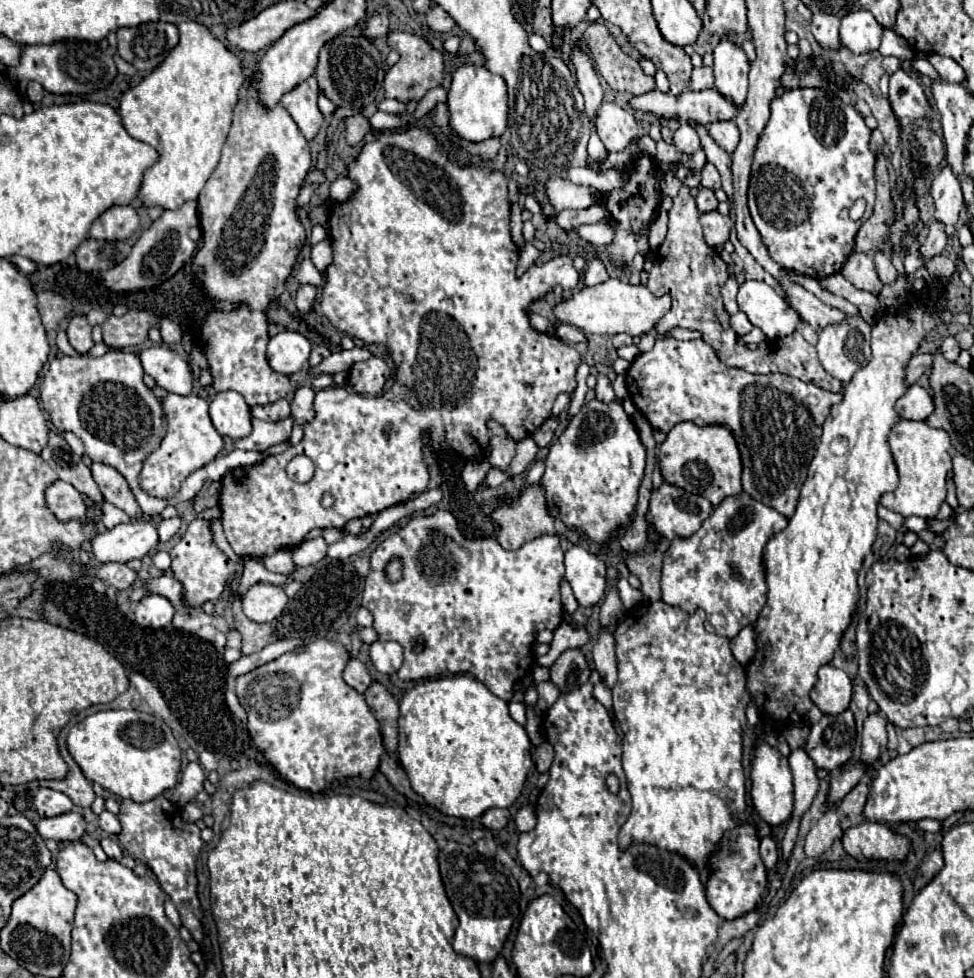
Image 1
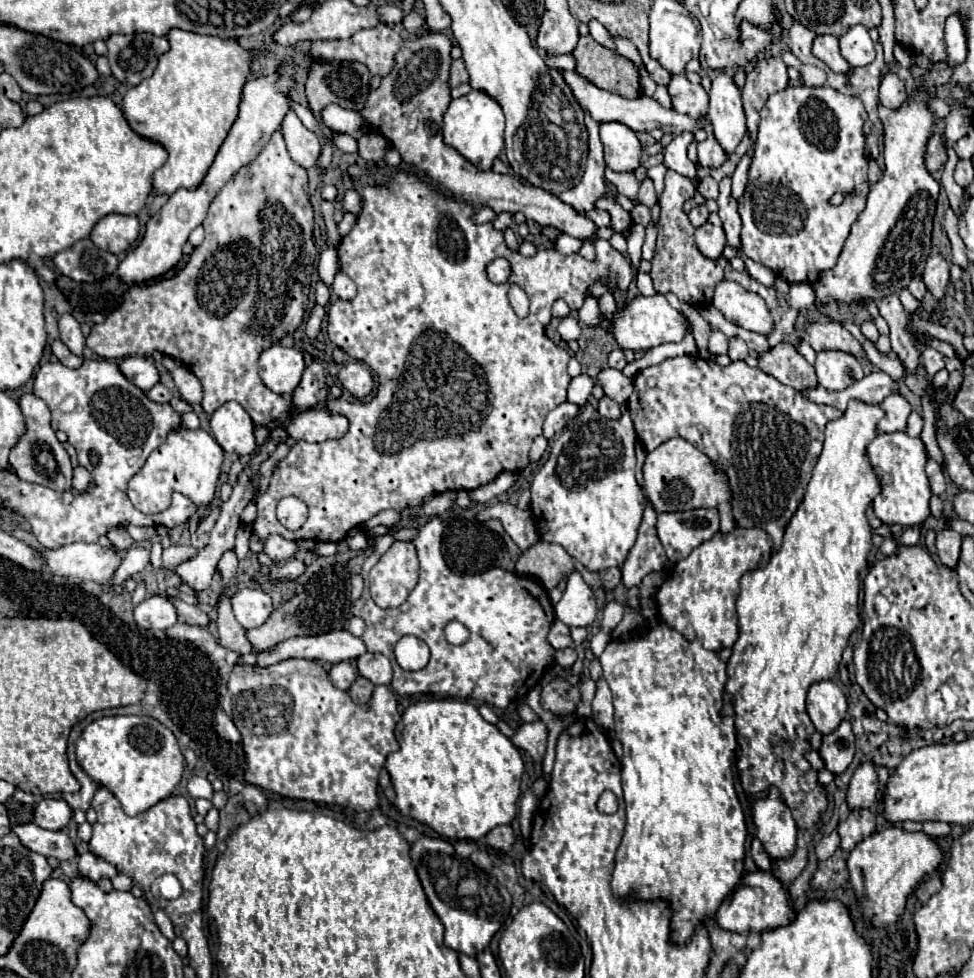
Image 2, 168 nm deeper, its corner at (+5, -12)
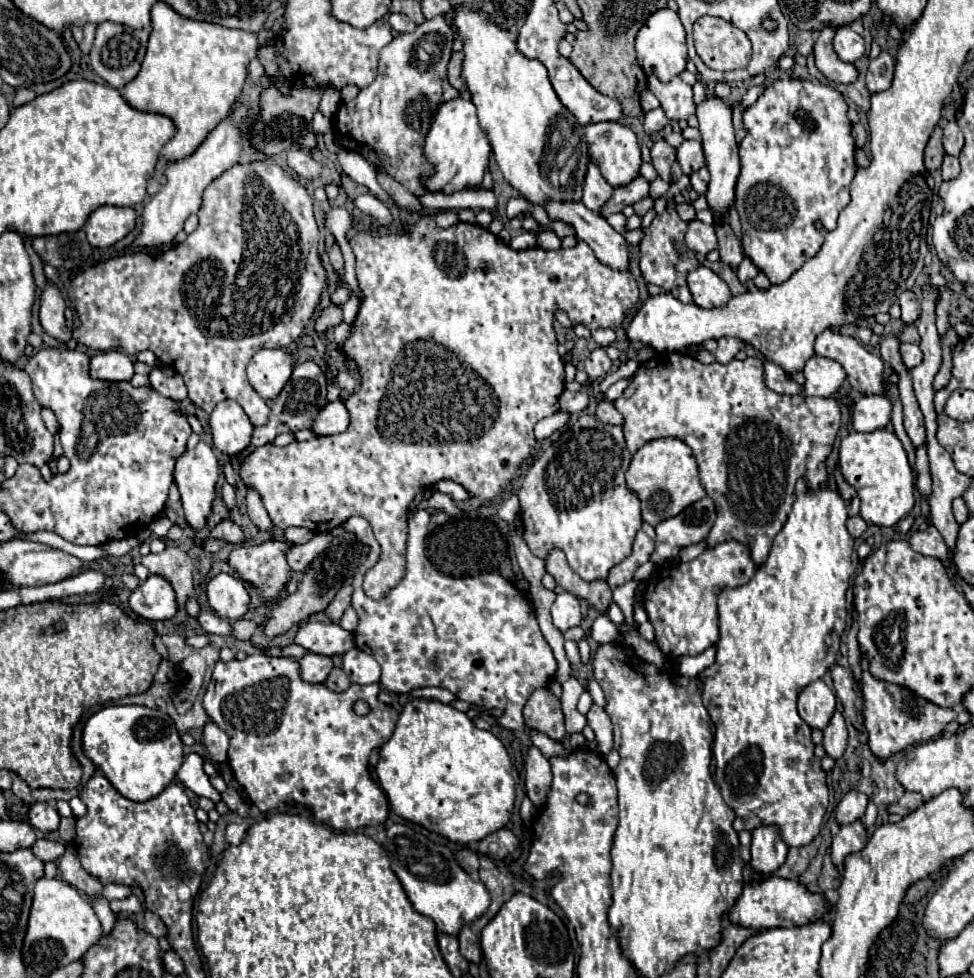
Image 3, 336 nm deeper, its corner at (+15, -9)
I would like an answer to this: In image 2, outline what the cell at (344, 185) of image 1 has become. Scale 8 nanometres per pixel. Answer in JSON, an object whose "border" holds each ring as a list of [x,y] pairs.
{"border":[[[348,189],[346,193],[344,193],[344,199],[342,199],[342,205],[344,205],[344,211],[348,211],[348,213],[352,213],[352,215],[358,215],[360,213],[360,197],[358,197],[358,193],[354,191],[354,189]]]}

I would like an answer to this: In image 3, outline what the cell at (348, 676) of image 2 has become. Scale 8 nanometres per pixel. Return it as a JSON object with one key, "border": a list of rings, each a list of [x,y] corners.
{"border":[[[306,654],[298,660],[300,664],[300,678],[304,682],[324,682],[328,678],[328,672],[334,668],[332,658],[320,656],[320,654]]]}

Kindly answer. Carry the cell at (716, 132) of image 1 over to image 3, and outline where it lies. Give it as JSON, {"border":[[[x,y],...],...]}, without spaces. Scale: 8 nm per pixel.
{"border":[[[684,140],[682,146],[676,150],[676,156],[678,156],[678,164],[686,176],[690,176],[692,172],[696,172],[698,168],[702,168],[706,164],[700,142]]]}

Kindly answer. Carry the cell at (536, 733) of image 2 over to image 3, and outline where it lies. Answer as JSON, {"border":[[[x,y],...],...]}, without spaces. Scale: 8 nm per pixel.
{"border":[[[532,746],[526,758],[526,794],[530,796],[536,808],[546,804],[550,786],[552,786],[550,762],[542,756],[542,752],[536,746]]]}

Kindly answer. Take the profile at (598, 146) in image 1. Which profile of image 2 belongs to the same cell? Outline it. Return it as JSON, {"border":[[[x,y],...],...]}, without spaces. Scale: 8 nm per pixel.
{"border":[[[606,167],[606,171],[604,171],[604,179],[606,179],[610,185],[614,185],[618,193],[622,193],[622,195],[626,195],[628,199],[632,199],[634,203],[638,203],[638,201],[636,201],[636,195],[638,195],[638,187],[640,187],[640,183],[638,183],[634,171],[618,173],[618,171],[612,171],[610,167]]]}

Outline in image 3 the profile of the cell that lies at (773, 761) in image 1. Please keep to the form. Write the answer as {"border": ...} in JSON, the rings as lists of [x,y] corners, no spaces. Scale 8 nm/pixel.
{"border":[[[760,826],[752,832],[752,858],[750,866],[754,872],[770,876],[784,864],[788,854],[788,846],[780,840],[776,828]]]}

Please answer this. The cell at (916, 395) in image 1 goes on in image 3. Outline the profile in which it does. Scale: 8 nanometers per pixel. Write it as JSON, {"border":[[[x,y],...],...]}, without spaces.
{"border":[[[862,396],[852,410],[852,426],[856,432],[874,432],[890,422],[892,404],[884,396]]]}

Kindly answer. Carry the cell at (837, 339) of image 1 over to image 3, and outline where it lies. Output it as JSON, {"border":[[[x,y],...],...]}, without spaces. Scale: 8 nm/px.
{"border":[[[812,356],[806,362],[804,376],[806,376],[806,382],[804,382],[802,394],[820,396],[820,398],[832,398],[840,390],[846,378],[840,364],[822,356]]]}

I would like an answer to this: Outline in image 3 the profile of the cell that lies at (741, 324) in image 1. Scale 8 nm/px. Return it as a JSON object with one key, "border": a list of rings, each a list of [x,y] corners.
{"border":[[[720,338],[718,340],[718,350],[714,352],[714,356],[716,356],[716,362],[720,362],[720,364],[728,364],[730,360],[734,360],[734,356],[738,354],[738,350],[740,350],[740,340],[736,340],[736,338]]]}

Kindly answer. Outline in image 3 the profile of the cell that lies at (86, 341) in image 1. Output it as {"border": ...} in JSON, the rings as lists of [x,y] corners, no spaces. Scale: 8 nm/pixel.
{"border":[[[48,282],[40,294],[40,314],[38,316],[40,316],[42,328],[60,342],[68,342],[72,338],[72,334],[66,330],[64,310],[66,310],[66,304],[64,304],[60,290]]]}

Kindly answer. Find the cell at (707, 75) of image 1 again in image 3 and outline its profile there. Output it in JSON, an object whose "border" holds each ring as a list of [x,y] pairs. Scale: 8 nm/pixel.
{"border":[[[650,76],[648,88],[660,100],[660,106],[666,112],[668,120],[682,120],[696,112],[696,106],[692,102],[692,86],[682,82],[680,76],[672,78],[668,84],[656,80],[656,76]]]}

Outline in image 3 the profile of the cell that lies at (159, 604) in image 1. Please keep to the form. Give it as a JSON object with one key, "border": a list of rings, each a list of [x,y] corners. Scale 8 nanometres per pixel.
{"border":[[[150,574],[130,596],[130,608],[146,620],[168,620],[176,614],[176,594],[172,584],[158,576]]]}

